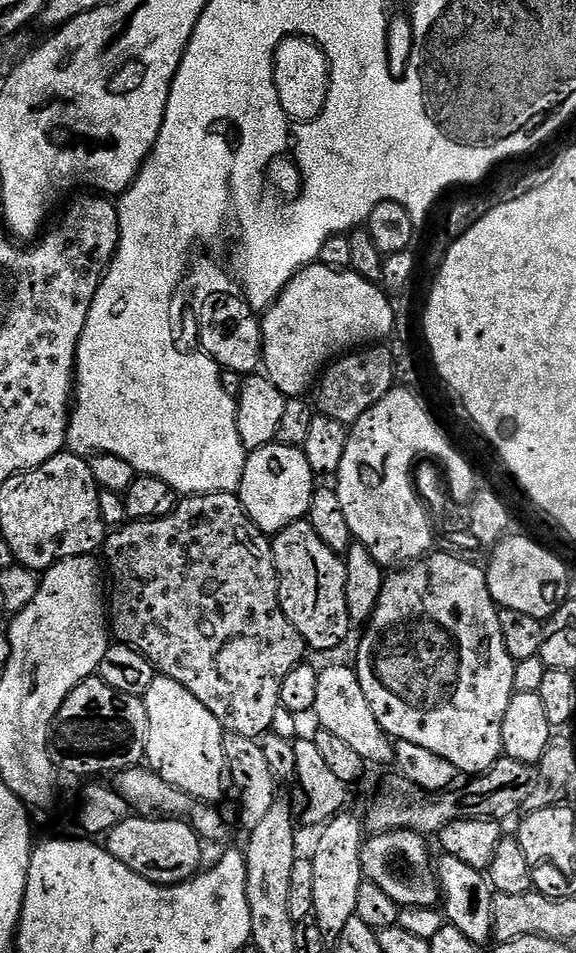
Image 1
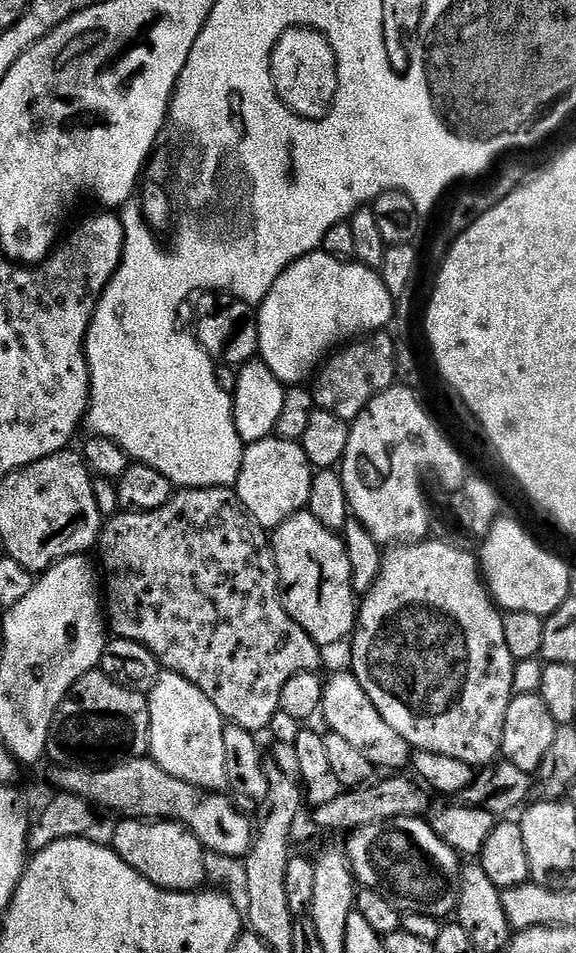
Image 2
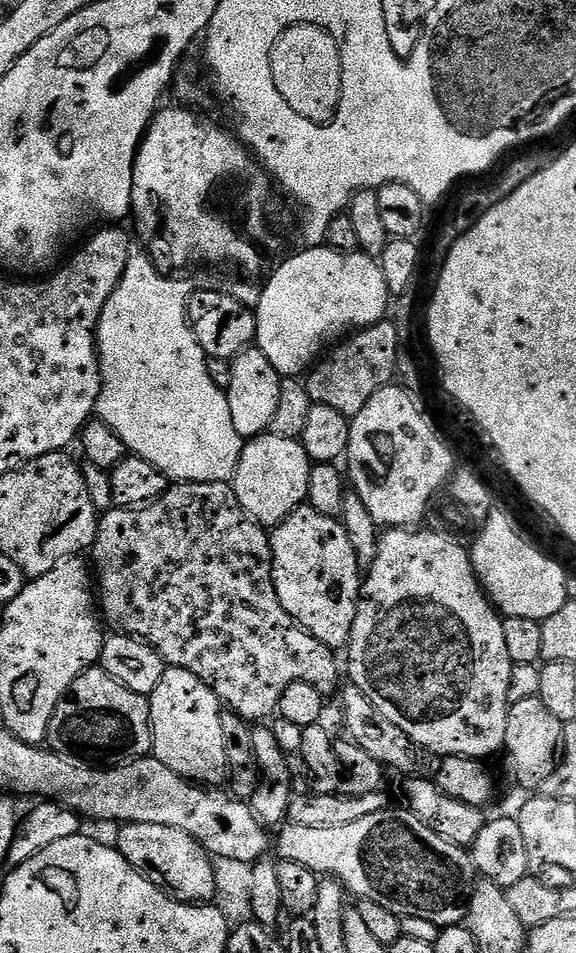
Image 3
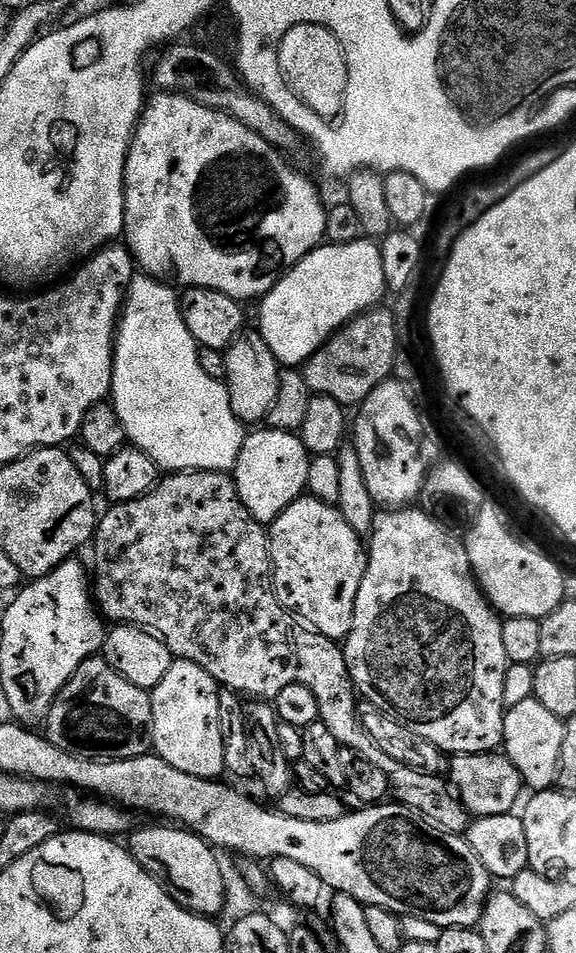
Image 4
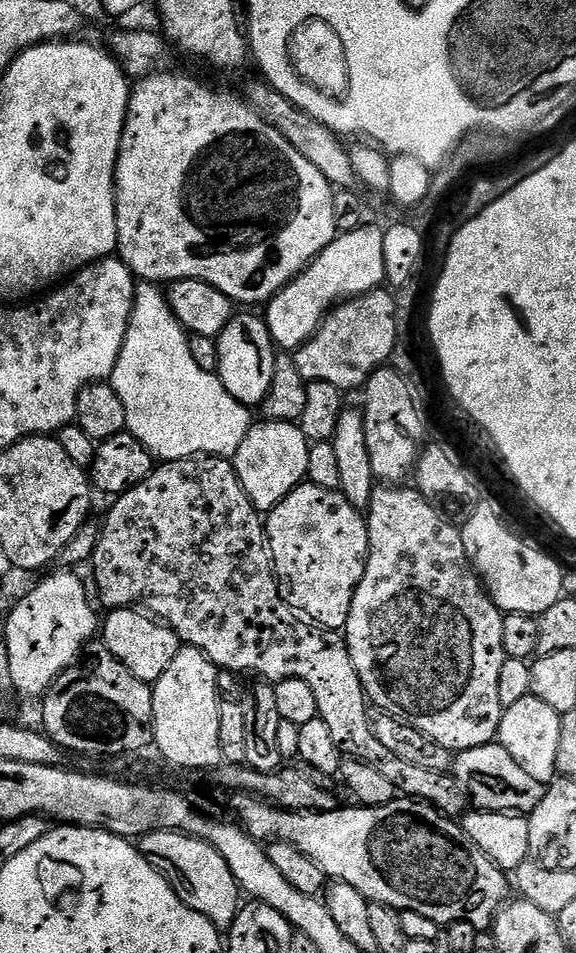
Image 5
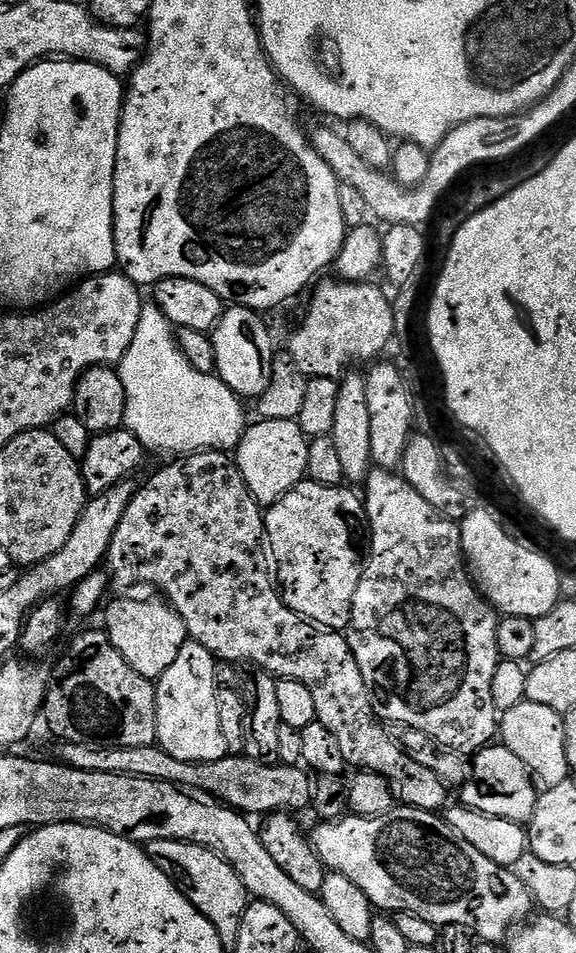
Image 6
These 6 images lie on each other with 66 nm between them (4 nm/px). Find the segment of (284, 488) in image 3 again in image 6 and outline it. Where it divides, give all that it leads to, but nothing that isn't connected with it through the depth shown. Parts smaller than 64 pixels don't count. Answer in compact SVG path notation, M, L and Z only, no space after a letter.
M262 420L249 423L234 449L234 459L250 494L261 506L277 504L308 475L309 437L294 420Z

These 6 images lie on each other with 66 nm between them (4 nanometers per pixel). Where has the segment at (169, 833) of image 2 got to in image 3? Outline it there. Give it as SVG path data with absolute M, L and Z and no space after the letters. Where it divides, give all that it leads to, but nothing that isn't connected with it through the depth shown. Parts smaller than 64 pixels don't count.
M124 824L114 846L152 884L159 884L183 904L201 905L216 895L213 857L194 837L174 826Z

